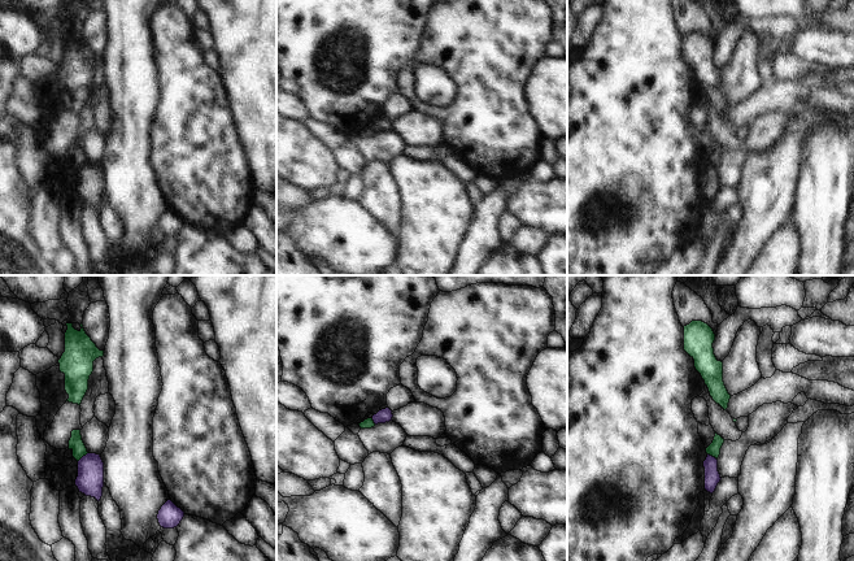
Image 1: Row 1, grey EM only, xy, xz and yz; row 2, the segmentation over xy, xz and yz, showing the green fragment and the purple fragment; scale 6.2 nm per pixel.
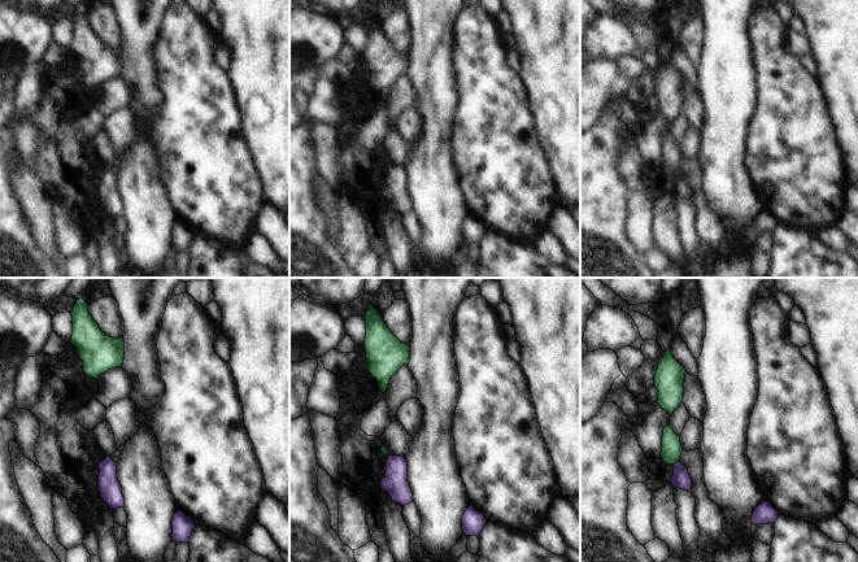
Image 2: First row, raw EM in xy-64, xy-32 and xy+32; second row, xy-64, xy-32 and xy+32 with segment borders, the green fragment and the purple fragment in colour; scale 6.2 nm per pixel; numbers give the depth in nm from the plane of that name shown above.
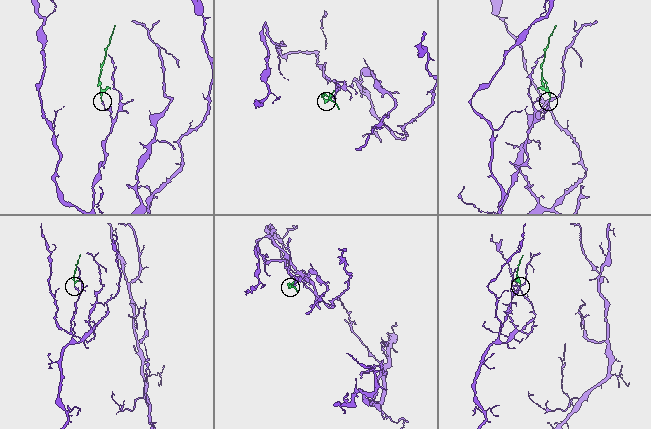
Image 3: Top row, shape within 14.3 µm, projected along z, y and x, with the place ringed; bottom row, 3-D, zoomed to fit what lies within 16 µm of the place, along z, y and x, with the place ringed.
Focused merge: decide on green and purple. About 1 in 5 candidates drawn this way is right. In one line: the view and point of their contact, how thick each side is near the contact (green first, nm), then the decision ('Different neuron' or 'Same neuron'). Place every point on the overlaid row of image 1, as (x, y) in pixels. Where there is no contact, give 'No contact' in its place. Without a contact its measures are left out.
Touches green at xy (82, 456). Thickness 90 nm (green) against 170 nm. Different neuron.

